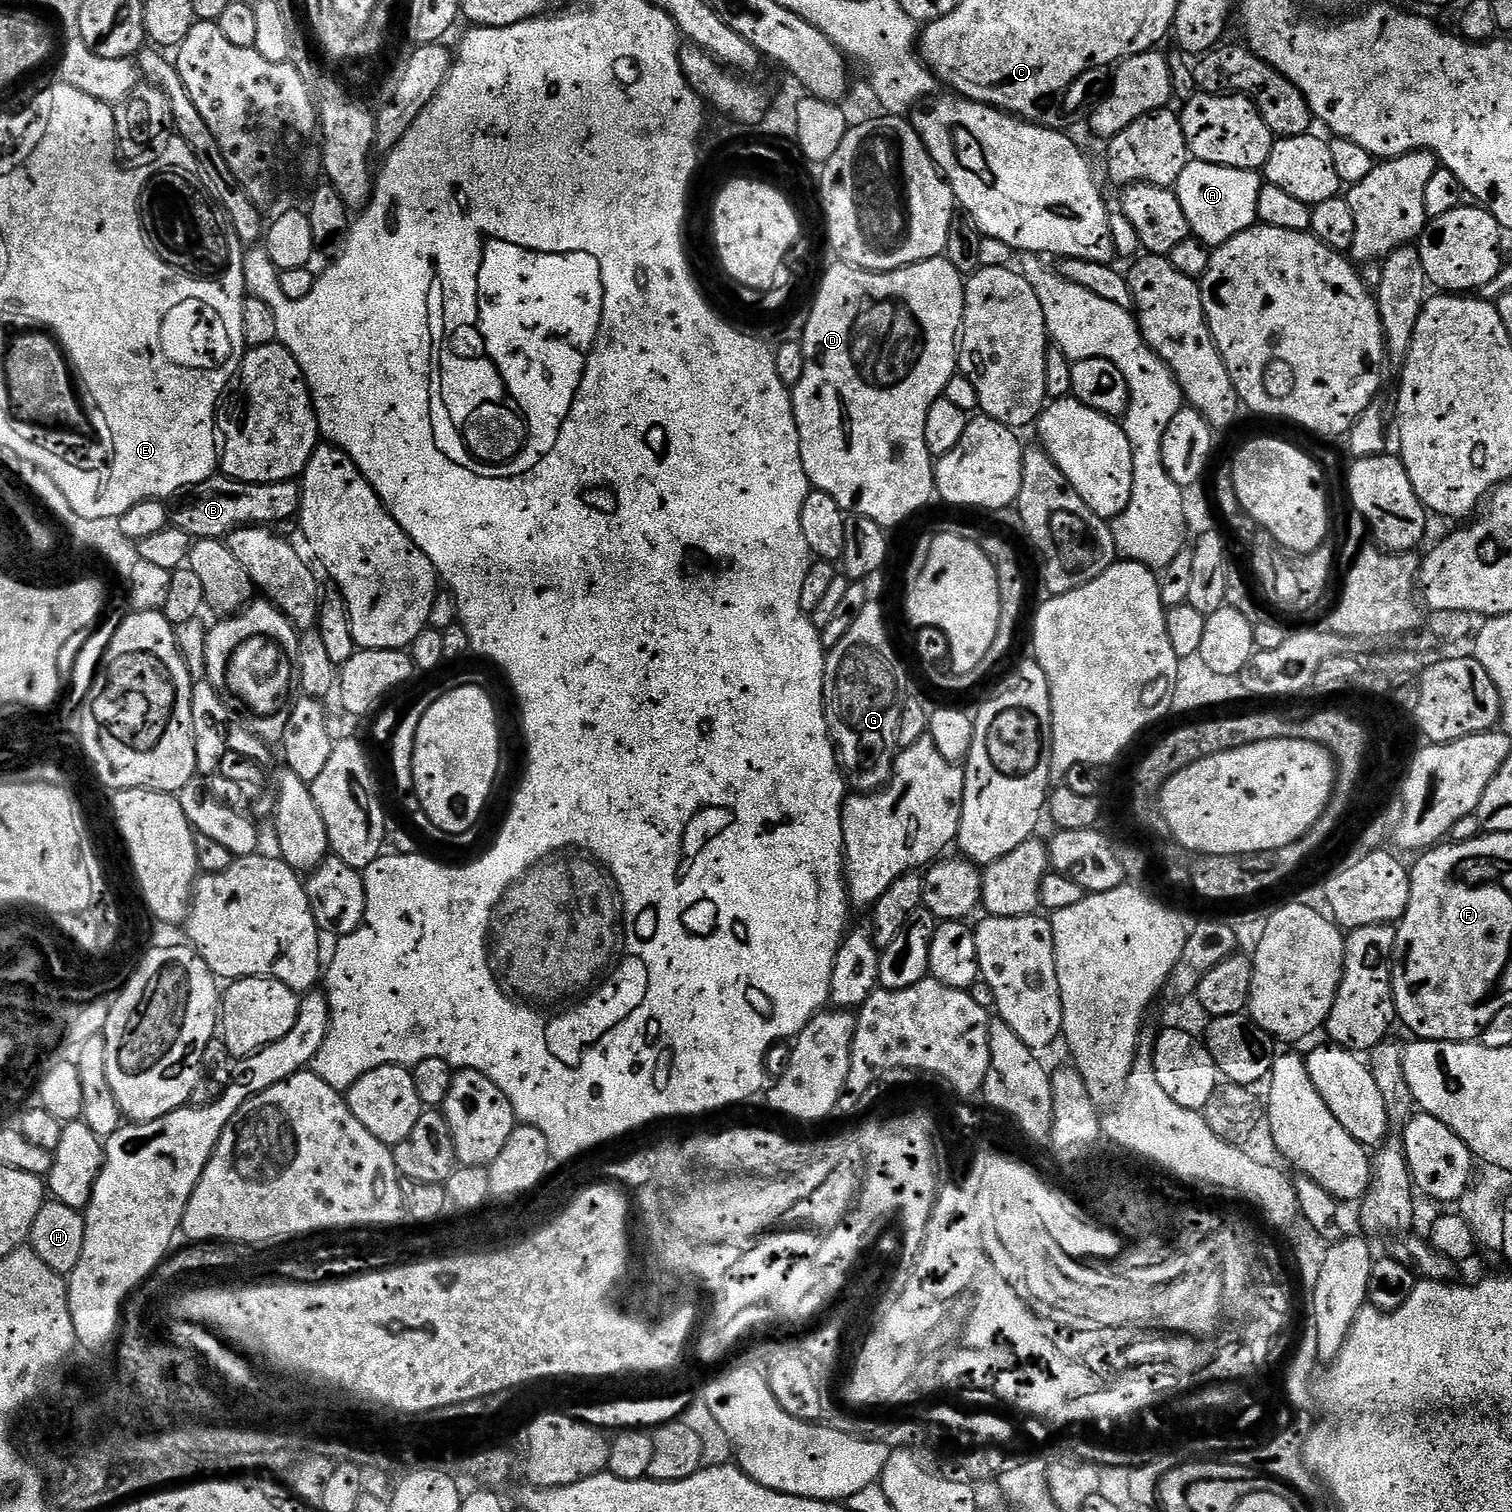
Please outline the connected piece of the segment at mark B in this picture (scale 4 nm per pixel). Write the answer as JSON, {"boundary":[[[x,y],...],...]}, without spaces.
{"boundary":[[[213,474],[210,479],[175,497],[176,505],[172,504],[170,508],[170,524],[178,530],[186,530],[193,541],[227,538],[237,528],[277,526],[299,513],[301,491],[301,485],[296,480],[247,484],[223,474]]]}

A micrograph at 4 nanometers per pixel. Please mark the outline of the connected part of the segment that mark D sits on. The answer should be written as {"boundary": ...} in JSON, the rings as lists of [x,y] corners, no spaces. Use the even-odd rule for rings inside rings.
{"boundary":[[[944,256],[908,264],[904,268],[895,268],[892,272],[869,272],[867,275],[855,272],[851,268],[836,267],[835,271],[828,275],[824,291],[814,300],[809,321],[806,322],[802,335],[806,370],[802,374],[802,382],[798,382],[796,387],[791,389],[792,409],[798,426],[802,466],[806,470],[809,485],[815,491],[830,494],[830,498],[838,502],[838,506],[845,514],[865,516],[878,522],[884,529],[893,530],[892,528],[898,527],[903,520],[910,519],[919,508],[926,507],[934,500],[936,477],[934,457],[930,454],[926,442],[926,418],[930,414],[932,403],[943,397],[944,387],[958,372],[958,337],[964,323],[965,283],[965,277],[952,265],[951,259]]]}

